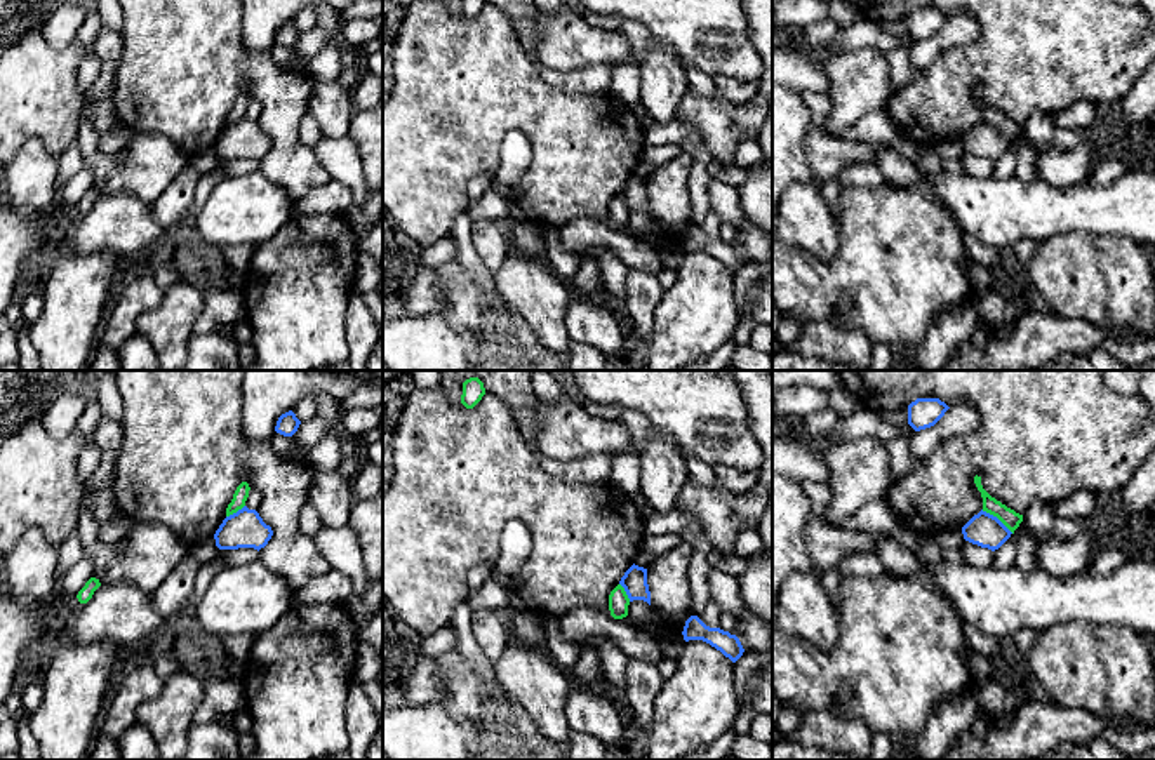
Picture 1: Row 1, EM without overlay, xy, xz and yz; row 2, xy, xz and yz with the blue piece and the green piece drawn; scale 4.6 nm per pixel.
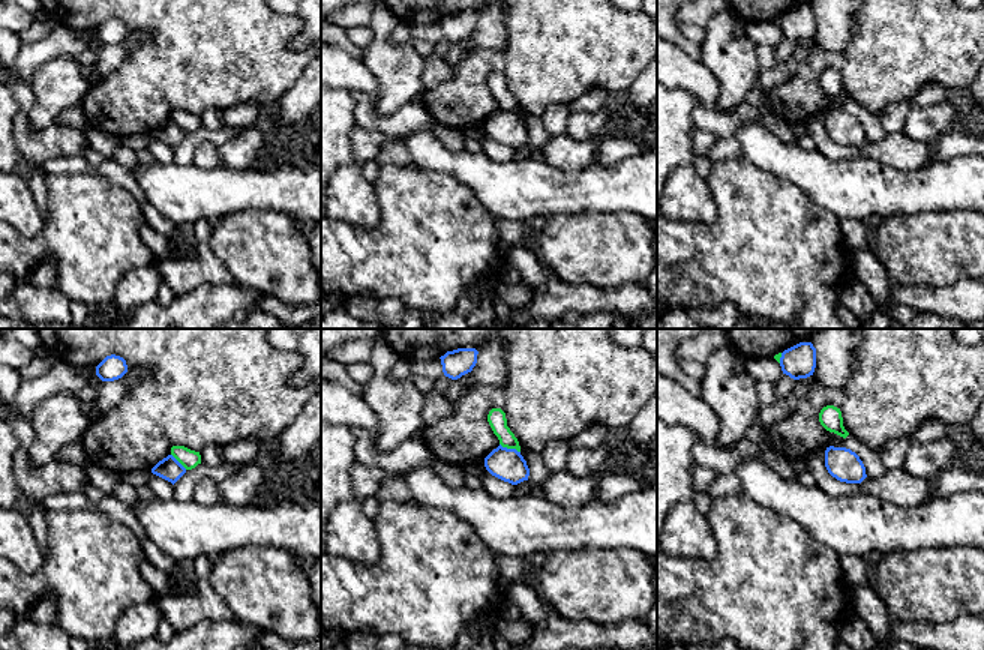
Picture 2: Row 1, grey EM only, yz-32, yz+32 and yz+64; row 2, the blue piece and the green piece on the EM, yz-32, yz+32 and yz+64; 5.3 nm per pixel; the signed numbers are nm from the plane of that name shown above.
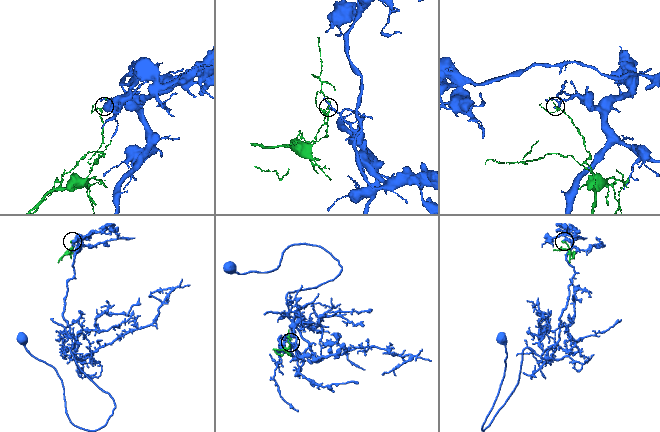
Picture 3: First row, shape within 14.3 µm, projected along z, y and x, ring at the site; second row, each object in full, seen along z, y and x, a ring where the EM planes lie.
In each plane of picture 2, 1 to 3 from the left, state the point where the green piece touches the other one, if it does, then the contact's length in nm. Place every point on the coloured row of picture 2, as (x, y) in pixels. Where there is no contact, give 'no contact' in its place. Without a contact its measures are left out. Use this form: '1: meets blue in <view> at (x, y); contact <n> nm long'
1: meets blue in yz-32 at (177, 461); contact 120 nm long
2: meets blue in yz+32 at (510, 449); contact 120 nm long
3: meets blue in yz+64 at (780, 358); contact 60 nm long

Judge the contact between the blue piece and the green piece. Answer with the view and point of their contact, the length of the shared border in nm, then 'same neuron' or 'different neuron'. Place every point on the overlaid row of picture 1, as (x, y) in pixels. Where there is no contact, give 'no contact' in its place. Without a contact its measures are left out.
contact yz (995, 517); length 190 nm; different neuron

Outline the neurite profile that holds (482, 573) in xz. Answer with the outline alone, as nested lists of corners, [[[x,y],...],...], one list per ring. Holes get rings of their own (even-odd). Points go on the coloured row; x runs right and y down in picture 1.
[[[485,562],[475,565],[466,577],[470,593],[482,588],[489,579],[492,579],[492,576],[494,576],[494,563]]]

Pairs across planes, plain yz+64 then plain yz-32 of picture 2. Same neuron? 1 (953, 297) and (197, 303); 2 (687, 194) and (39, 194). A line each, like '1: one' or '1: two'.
1: one
2: two

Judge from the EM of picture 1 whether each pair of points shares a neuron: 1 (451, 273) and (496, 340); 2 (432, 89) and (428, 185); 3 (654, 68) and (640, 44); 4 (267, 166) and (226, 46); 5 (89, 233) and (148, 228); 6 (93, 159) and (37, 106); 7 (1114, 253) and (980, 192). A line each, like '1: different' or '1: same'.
1: same
2: same
3: different
4: same
5: same
6: different
7: different

